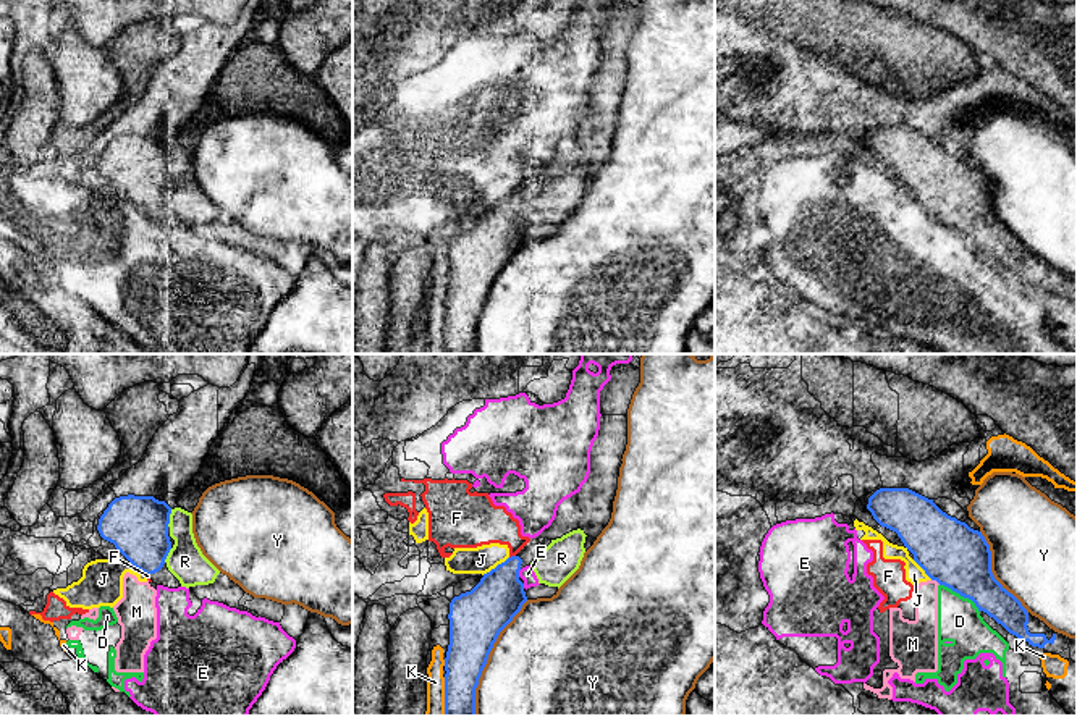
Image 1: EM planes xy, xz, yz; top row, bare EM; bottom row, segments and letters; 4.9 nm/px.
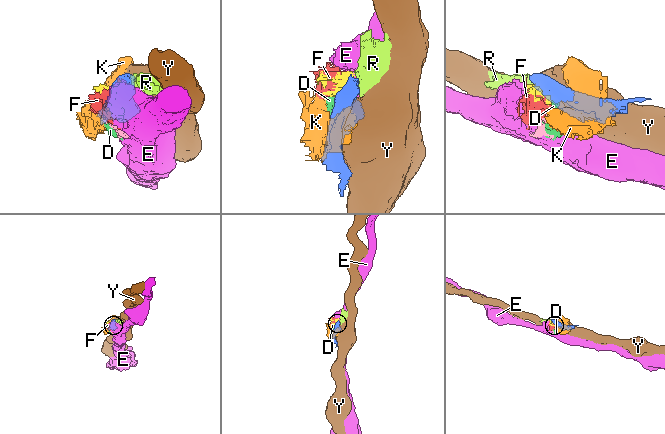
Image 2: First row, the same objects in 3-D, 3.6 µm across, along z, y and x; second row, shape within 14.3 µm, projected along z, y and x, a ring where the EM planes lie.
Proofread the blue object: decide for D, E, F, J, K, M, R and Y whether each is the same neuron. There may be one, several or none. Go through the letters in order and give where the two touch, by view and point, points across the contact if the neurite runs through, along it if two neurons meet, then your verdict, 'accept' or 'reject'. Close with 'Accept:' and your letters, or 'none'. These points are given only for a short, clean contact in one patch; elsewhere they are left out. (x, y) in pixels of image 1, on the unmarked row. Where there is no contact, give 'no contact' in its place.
D: contact yz (961, 233); reject
E: contact xz (518, 210); reject
F: contact xz (511, 194); reject
J: contact xz (497, 204); border xz (508, 194), (482, 212); reject
K: contact xz (445, 335); reject
M: contact yz (937, 219); border yz (932, 217), (940, 222); reject
R: contact xy (168, 155); accept
Y: contact xz (487, 296); reject
Accept: R

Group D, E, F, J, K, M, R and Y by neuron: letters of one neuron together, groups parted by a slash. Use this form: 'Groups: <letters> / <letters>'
Groups: D E F J M / K / R / Y

